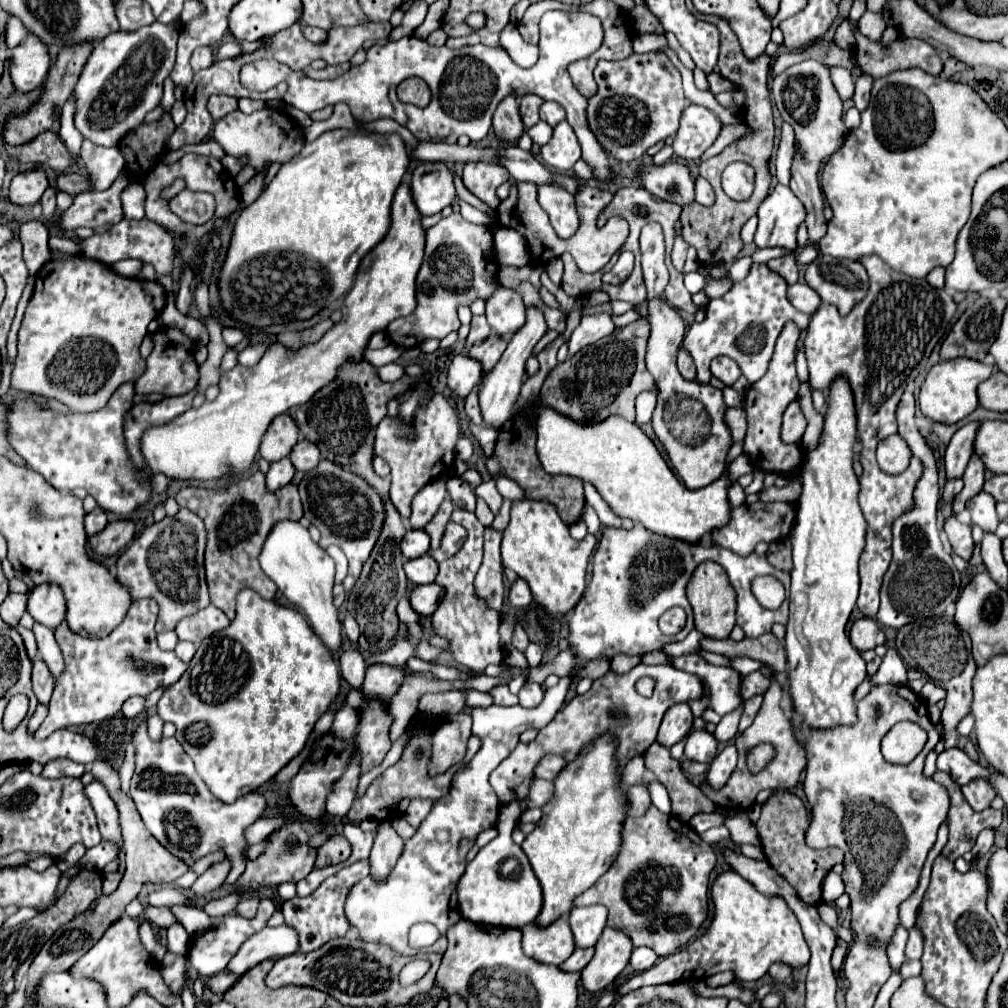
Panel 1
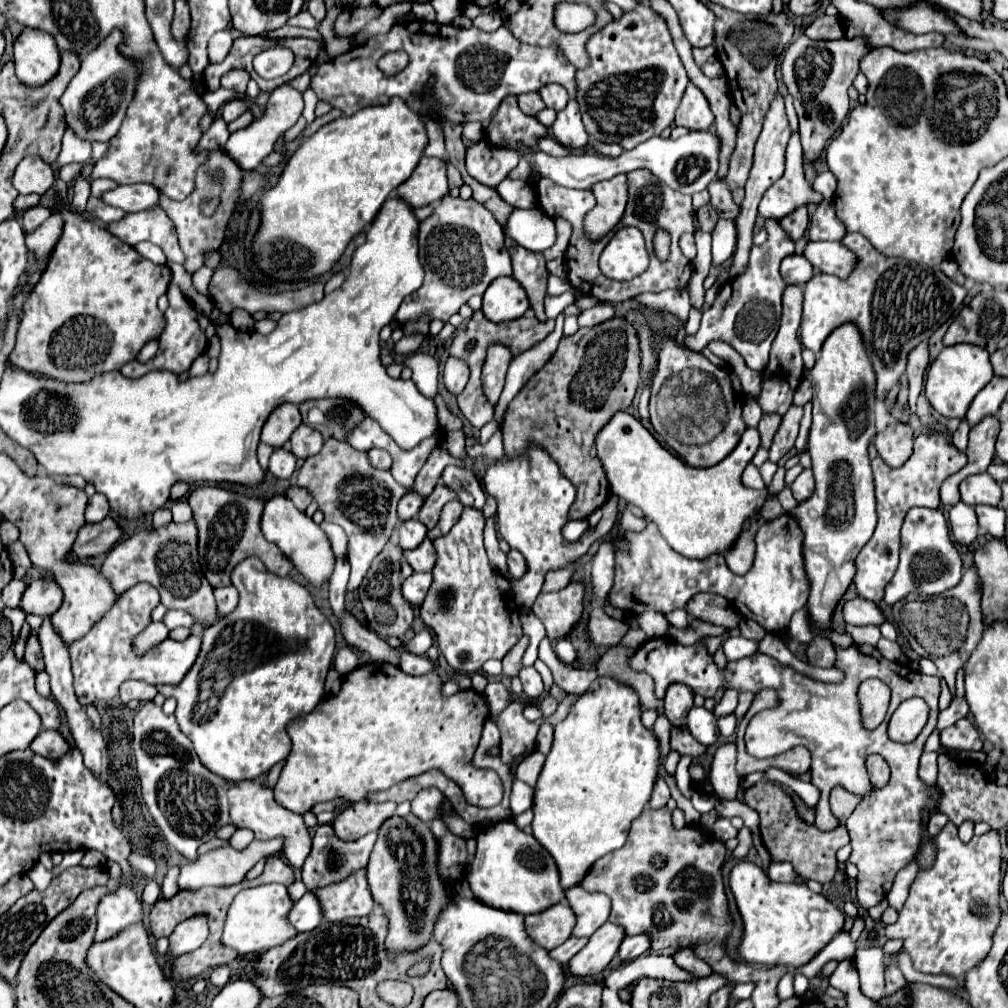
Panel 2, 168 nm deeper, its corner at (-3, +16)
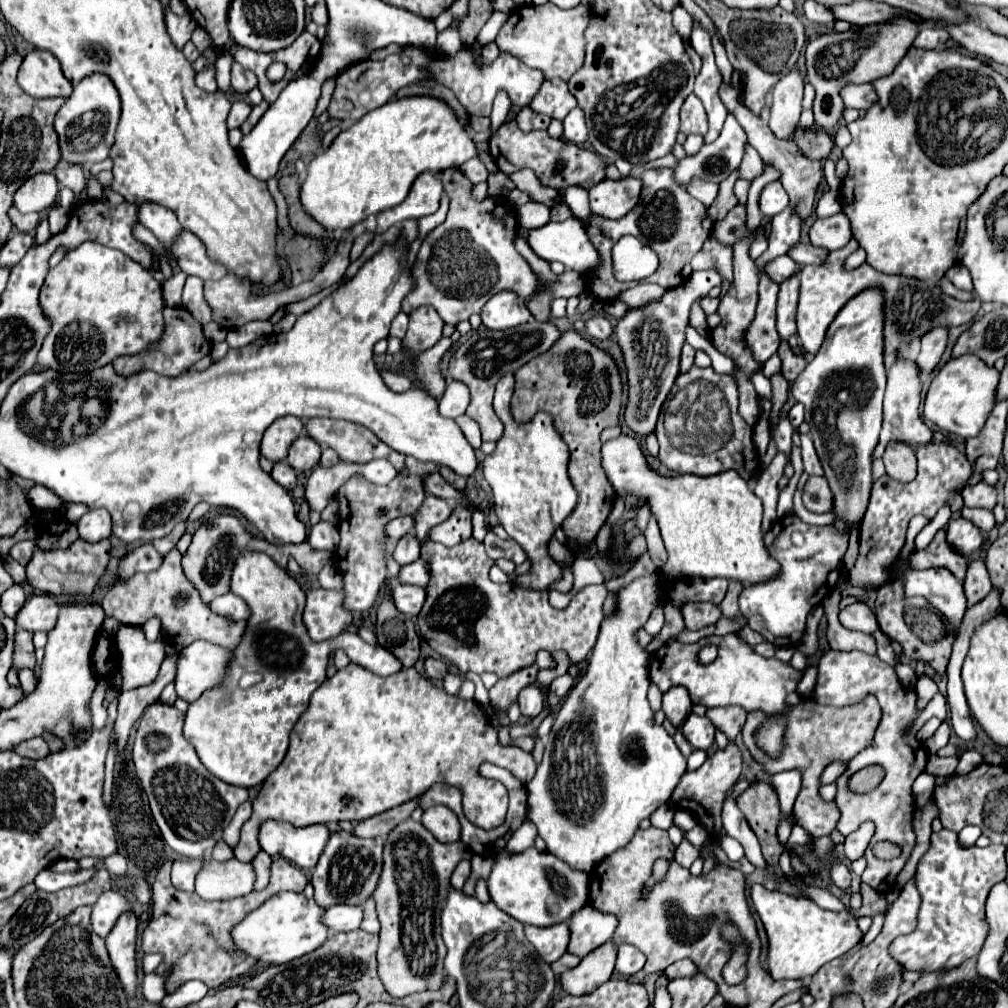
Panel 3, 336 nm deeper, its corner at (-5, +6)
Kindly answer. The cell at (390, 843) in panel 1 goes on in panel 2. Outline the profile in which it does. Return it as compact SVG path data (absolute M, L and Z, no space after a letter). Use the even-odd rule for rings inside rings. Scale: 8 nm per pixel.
M391 816L381 824L379 838L367 864L367 880L373 898L383 906L389 918L387 950L393 954L427 944L433 938L433 918L451 900L449 890L445 890L443 882L439 880L435 854L437 842L427 824L417 816Z

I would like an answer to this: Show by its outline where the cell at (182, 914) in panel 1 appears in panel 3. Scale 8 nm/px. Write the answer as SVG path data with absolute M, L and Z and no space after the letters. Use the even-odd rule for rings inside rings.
M145 974L141 990L143 990L143 998L145 998L147 1002L155 1002L155 1004L159 1004L161 998L165 996L163 978L157 976L157 974Z

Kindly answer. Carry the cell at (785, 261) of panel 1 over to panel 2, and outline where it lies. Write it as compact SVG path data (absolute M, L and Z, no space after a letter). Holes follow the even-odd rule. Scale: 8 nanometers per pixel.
M807 208L795 210L793 214L785 216L779 224L787 232L787 236L791 236L791 240L797 242L799 238L803 238L803 234L807 230Z

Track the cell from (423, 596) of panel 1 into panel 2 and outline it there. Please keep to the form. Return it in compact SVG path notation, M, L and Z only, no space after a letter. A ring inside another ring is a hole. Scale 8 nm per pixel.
M415 572L403 582L403 596L413 604L423 604L423 596L427 596L427 588L431 588L431 572Z

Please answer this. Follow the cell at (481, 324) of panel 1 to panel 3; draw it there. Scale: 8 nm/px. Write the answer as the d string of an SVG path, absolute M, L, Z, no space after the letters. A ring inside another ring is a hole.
M525 322L517 328L503 330L503 332L493 332L481 326L477 332L471 334L471 338L461 344L449 362L449 378L463 382L469 392L471 392L471 404L467 408L467 416L473 418L481 426L481 436L483 440L499 440L503 434L503 422L497 418L493 410L493 390L495 384L499 382L501 376L509 372L517 372L523 364L533 360L535 356L547 352L555 340L559 338L559 330L551 322Z

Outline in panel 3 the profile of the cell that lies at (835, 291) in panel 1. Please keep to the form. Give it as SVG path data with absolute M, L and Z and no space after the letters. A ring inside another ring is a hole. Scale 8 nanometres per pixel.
M799 242L797 246L793 246L793 250L789 250L789 256L801 264L801 266L807 266L807 264L823 264L823 260L827 258L827 252L825 248L817 248L813 244L803 244Z

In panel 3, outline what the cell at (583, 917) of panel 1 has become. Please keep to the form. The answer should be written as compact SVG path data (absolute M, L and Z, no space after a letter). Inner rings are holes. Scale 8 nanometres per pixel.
M585 906L583 910L575 912L569 920L571 942L567 946L567 952L583 958L591 950L611 940L615 928L617 928L617 918L613 914L603 914L593 906Z

